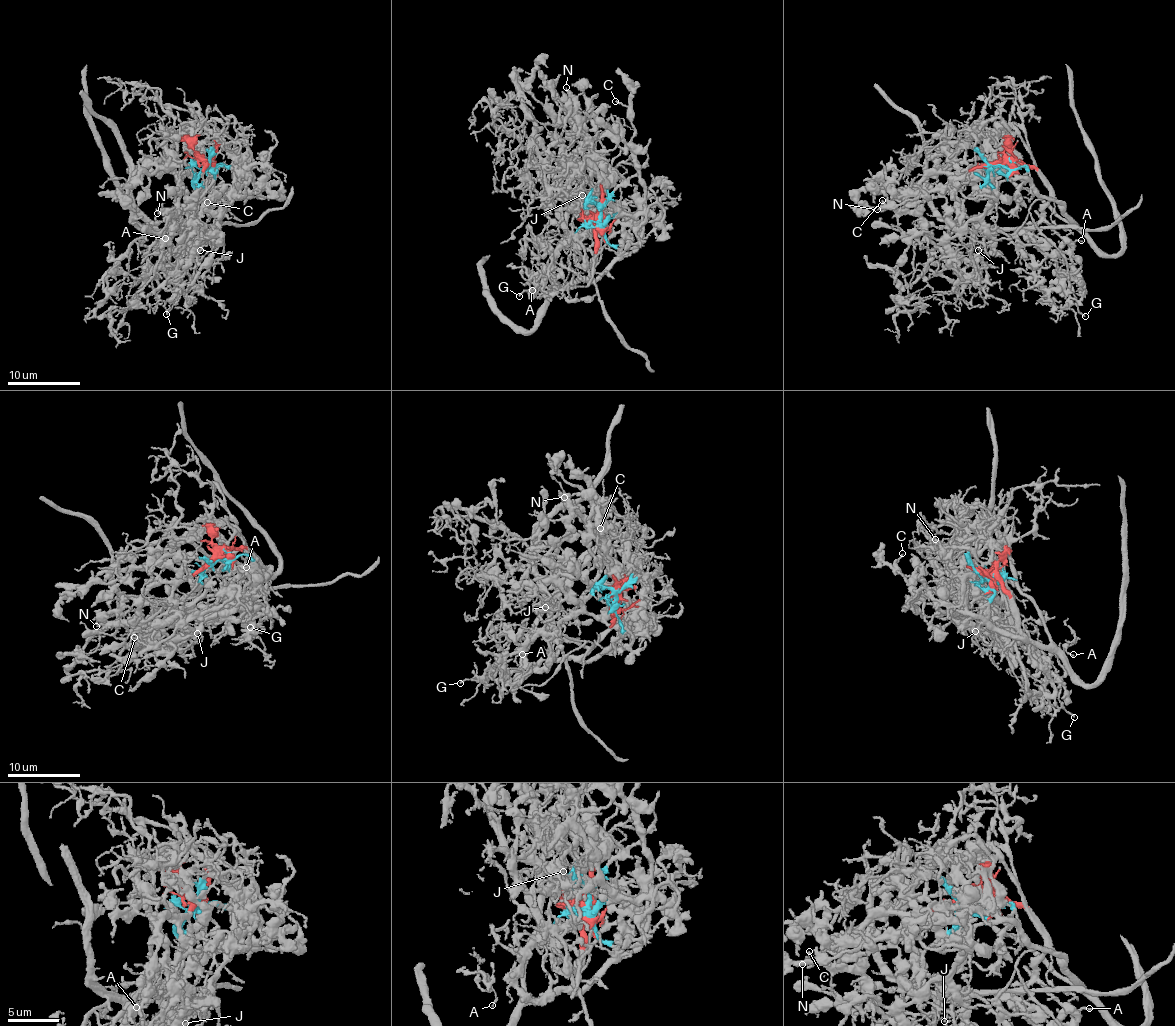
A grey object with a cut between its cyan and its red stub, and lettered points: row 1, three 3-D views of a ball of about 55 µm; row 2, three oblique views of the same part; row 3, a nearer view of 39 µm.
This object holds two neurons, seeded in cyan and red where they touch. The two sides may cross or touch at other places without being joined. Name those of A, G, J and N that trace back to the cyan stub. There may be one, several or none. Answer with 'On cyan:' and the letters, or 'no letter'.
On cyan: A, G, J

